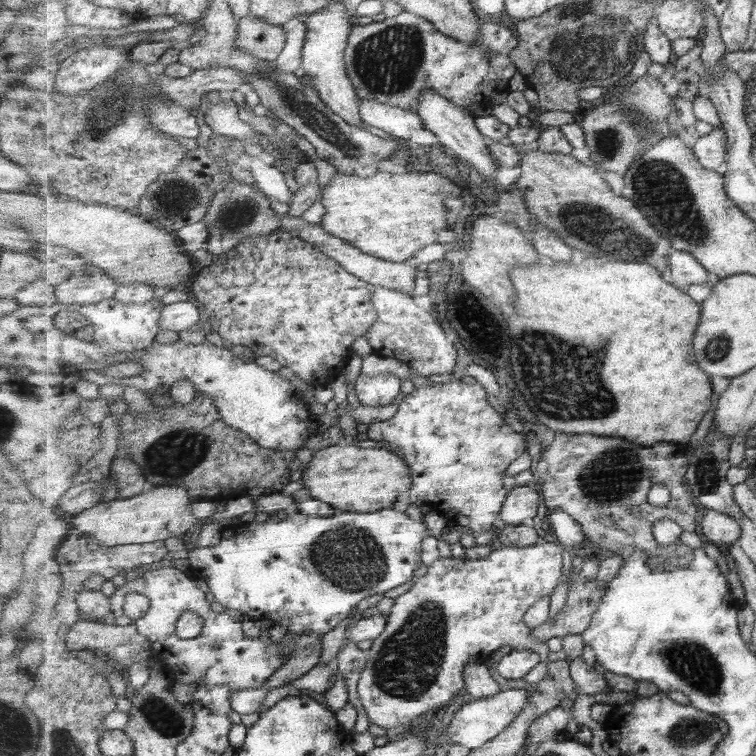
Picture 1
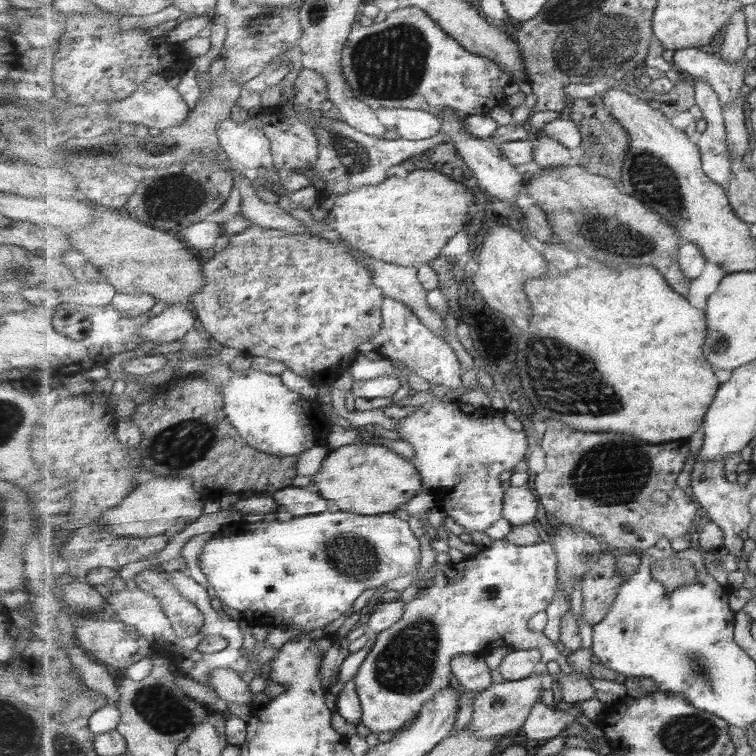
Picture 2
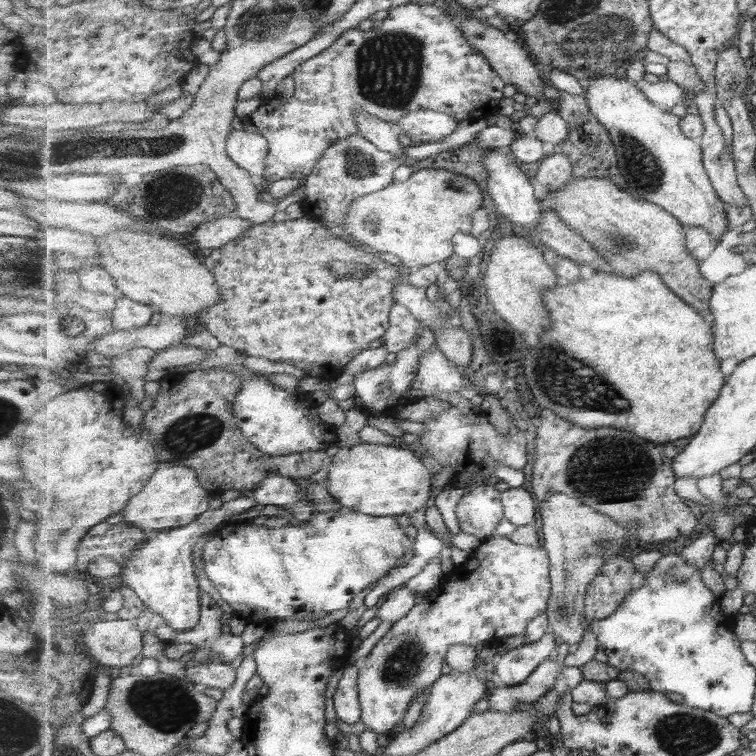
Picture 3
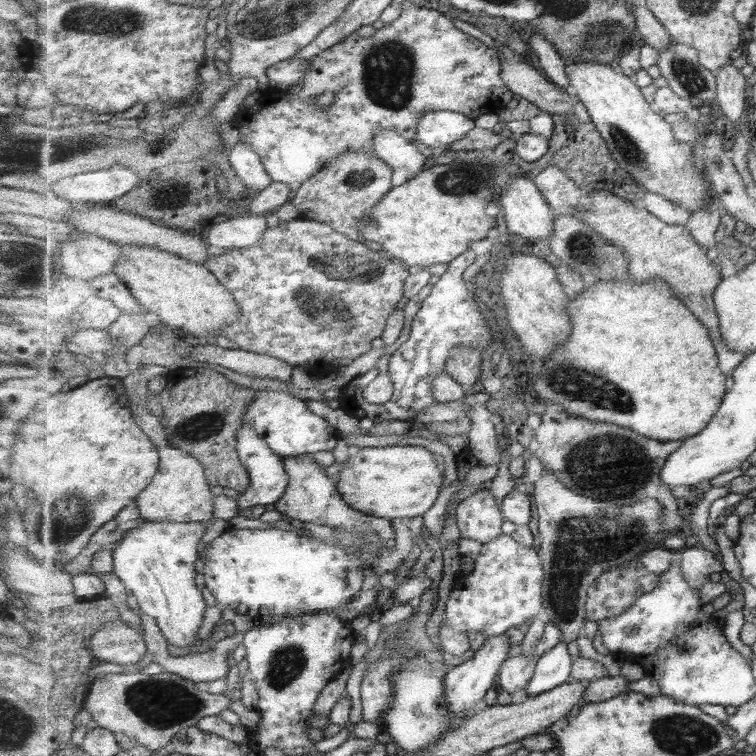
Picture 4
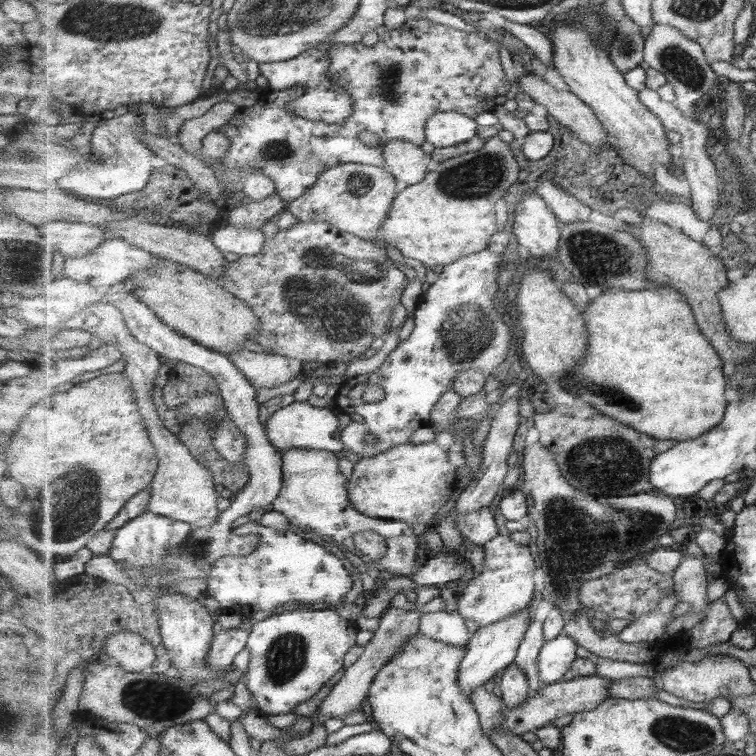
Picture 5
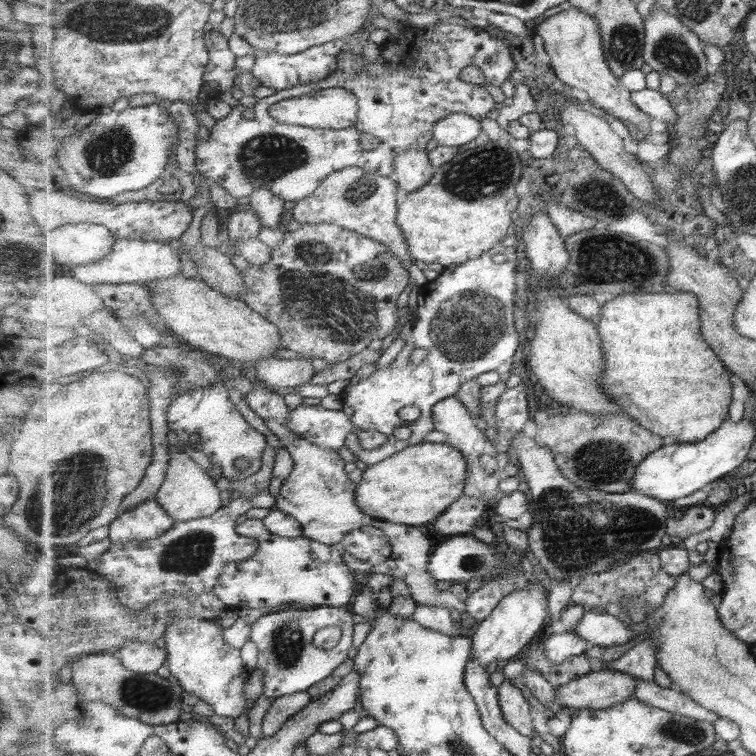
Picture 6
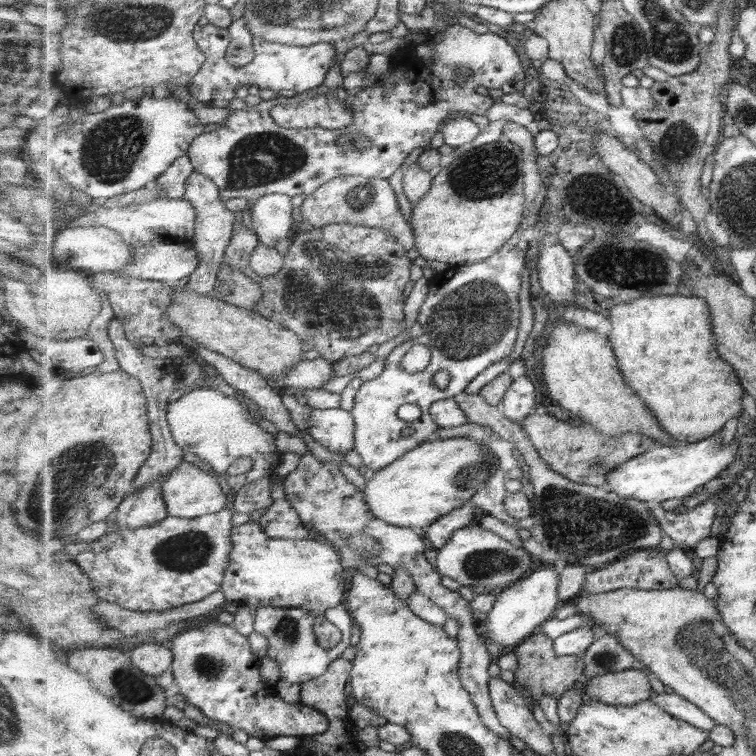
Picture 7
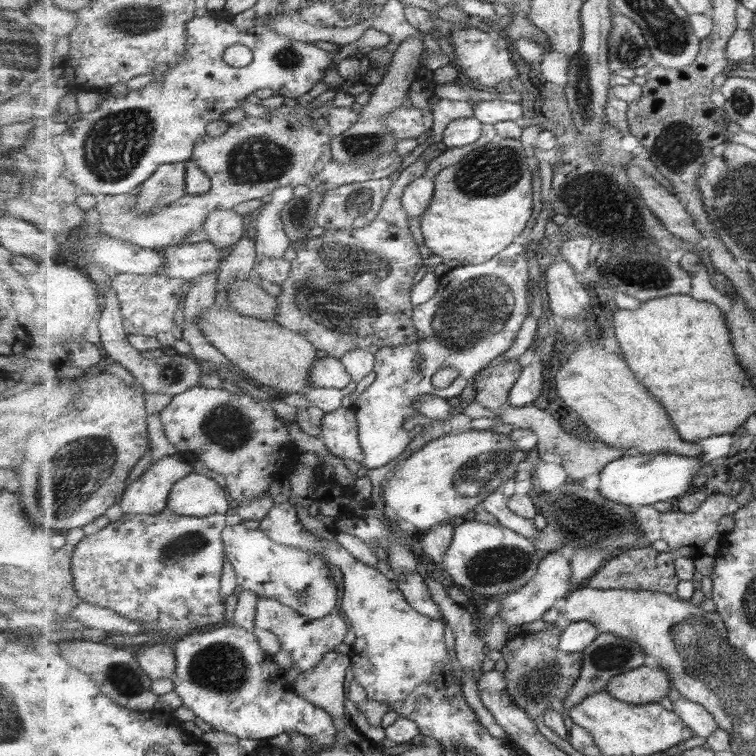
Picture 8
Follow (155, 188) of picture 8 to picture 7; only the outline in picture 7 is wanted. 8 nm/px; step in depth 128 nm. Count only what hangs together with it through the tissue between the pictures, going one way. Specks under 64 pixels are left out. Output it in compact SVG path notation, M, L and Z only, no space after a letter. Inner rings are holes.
M185 154L175 161L162 175L157 178L157 183L163 187L163 197L171 200L181 200L186 195L186 182L189 176L196 171L189 155Z

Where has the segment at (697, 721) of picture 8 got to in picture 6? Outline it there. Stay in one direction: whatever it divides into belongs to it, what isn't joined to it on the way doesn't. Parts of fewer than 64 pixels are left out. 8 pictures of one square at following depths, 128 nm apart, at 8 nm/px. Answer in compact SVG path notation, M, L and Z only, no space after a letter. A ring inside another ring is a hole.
M638 678L635 687L635 699L645 702L648 706L661 708L674 714L681 714L694 720L715 723L720 719L720 715L708 710L705 706L700 706L695 699L683 693L678 688L663 688L657 682L649 679Z

